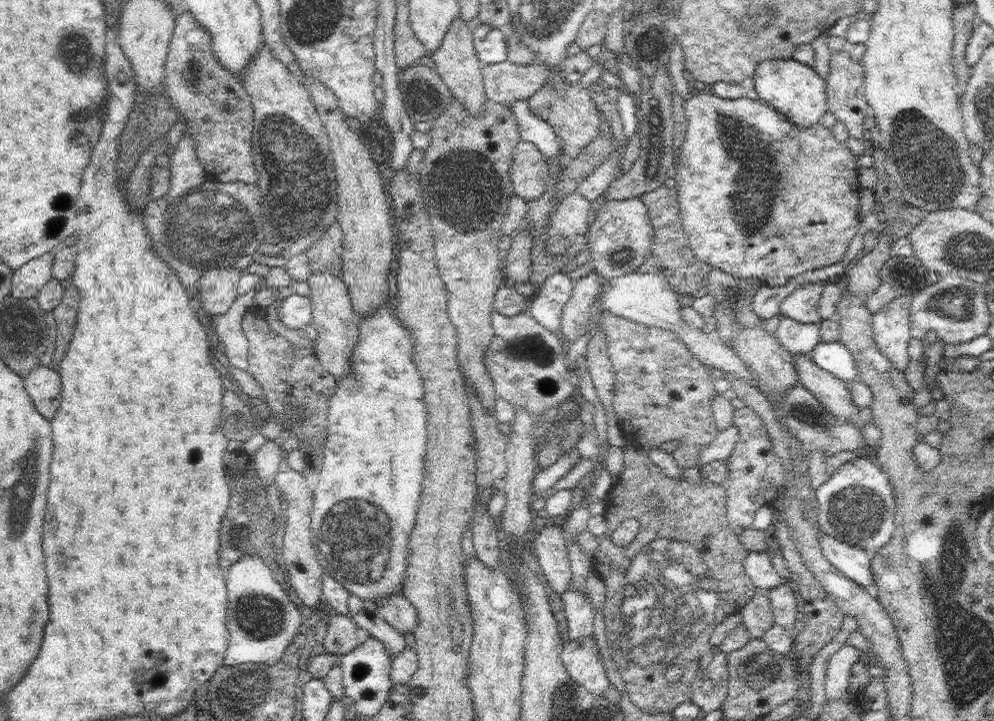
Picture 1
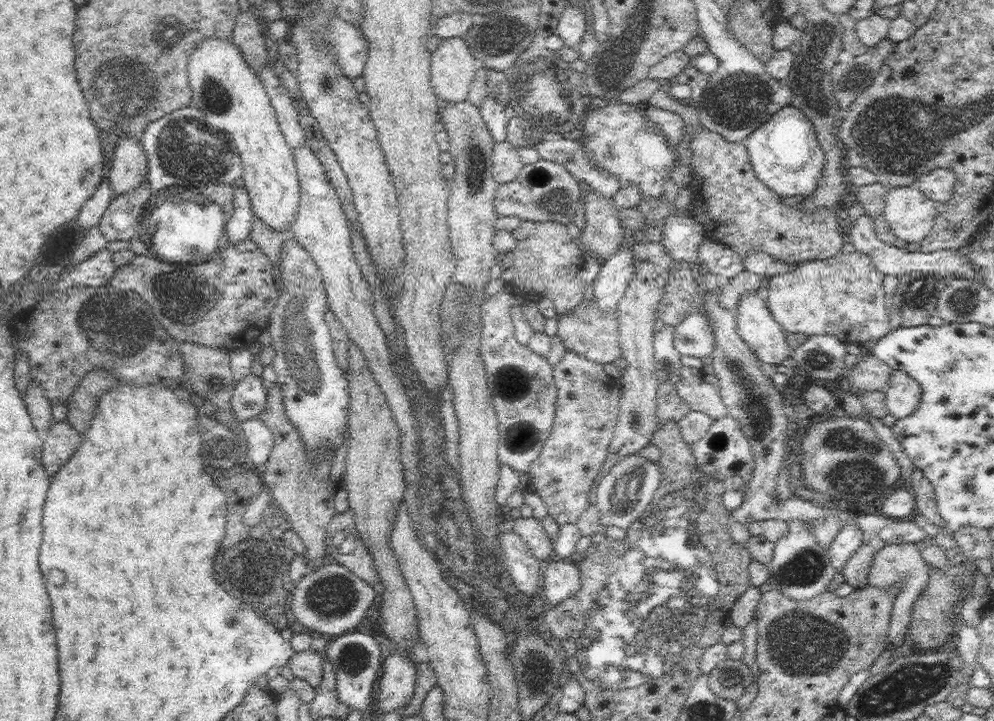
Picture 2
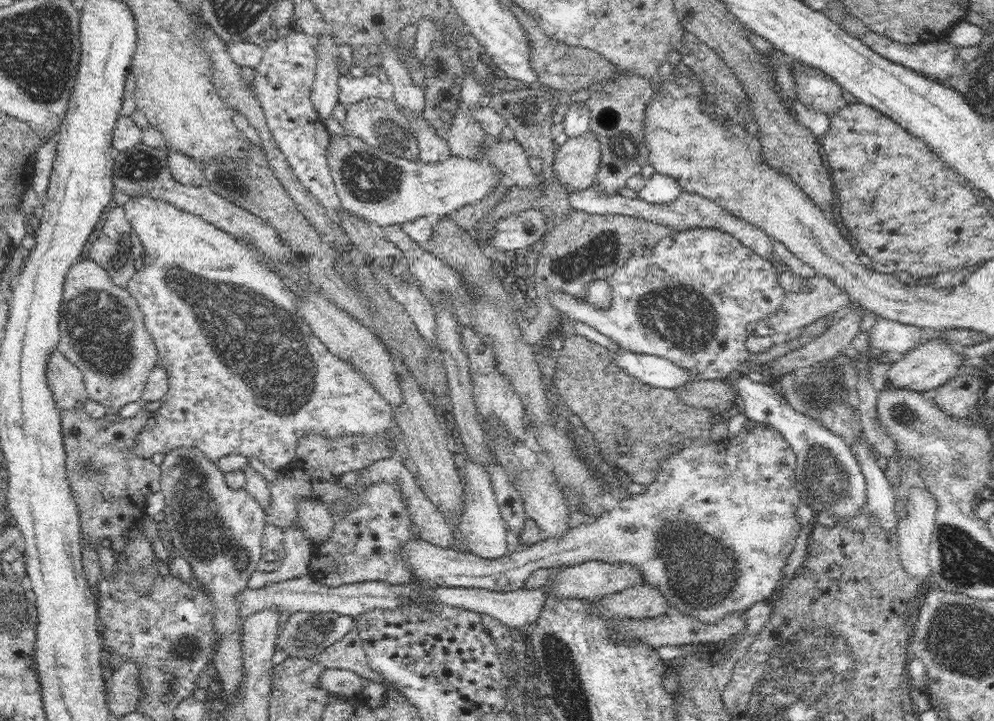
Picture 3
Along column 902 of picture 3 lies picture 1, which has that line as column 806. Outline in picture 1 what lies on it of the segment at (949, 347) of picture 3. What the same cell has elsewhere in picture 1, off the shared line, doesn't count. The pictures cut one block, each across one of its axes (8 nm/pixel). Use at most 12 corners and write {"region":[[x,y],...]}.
{"region":[[797,354],[796,372],[834,418],[854,422],[851,391],[840,378]]}

